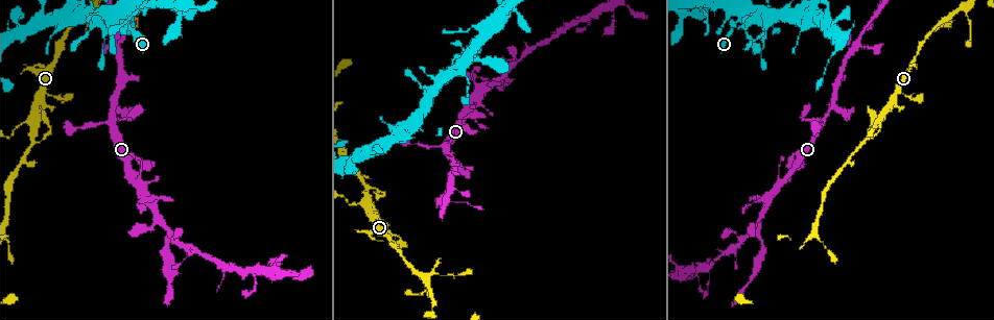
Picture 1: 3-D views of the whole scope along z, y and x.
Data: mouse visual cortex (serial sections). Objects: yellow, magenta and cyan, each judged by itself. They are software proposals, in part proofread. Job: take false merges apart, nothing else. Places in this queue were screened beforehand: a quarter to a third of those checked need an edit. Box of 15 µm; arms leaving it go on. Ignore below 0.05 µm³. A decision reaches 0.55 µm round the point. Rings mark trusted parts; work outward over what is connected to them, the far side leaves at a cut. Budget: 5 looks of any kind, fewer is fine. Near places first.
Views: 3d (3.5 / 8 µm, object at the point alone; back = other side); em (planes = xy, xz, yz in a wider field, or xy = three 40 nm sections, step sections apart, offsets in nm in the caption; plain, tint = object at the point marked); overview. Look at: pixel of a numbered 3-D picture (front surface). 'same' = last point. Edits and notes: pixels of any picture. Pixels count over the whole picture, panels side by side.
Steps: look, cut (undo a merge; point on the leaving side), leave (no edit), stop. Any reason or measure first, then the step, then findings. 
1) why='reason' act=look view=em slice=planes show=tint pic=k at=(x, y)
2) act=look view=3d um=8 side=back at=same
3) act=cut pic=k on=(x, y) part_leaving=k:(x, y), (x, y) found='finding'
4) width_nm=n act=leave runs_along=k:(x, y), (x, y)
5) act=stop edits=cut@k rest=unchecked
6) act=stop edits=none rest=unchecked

why='narrows sharply' act=look view=3d um=8 pic=1 at=(115, 128)

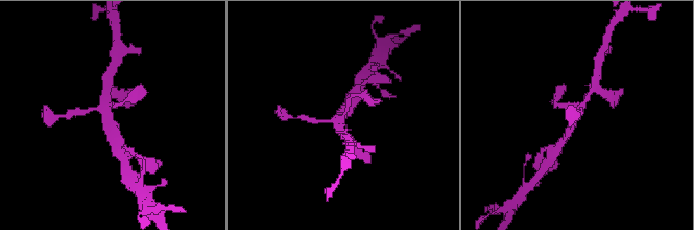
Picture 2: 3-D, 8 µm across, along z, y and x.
why='zoom in' act=look view=3d um=3.5 side=back pic=2 at=(340, 118)

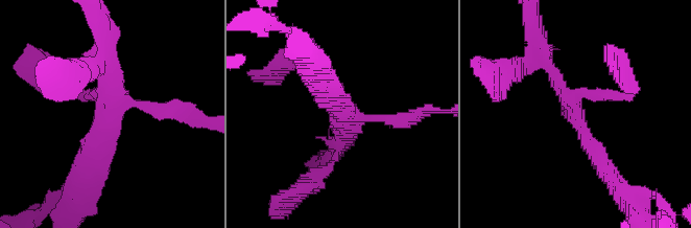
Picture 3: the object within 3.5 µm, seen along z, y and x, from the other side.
arms=4 arm_widths_nm=150,150,200,300 act=look view=em slice=xy step=1 show=tint pic=3 at=(108, 118)

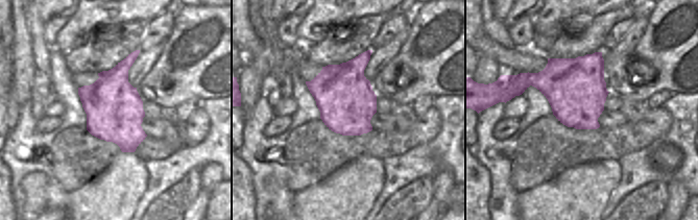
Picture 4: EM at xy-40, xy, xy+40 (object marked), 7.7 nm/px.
act=leave runs_along=3:(608, 174), (543, 54) found='one cell here'

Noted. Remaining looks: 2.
why='two arms in line, one across' act=look view=3d um=8 pic=1 at=(866, 141)

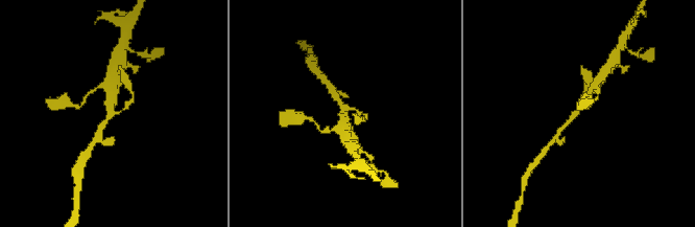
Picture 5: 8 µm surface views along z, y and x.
arms=3 arm_widths_nm=150,200,250 why='now the EM' act=look view=em slice=xy step=5 show=tint pic=5 at=(344, 109)

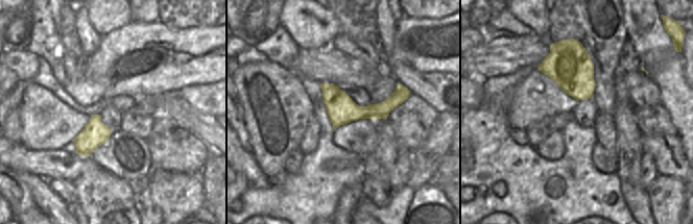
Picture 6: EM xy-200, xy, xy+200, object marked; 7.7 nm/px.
act=leave found='one cell here'

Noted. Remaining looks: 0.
act=stop edits=none rest=unchecked

